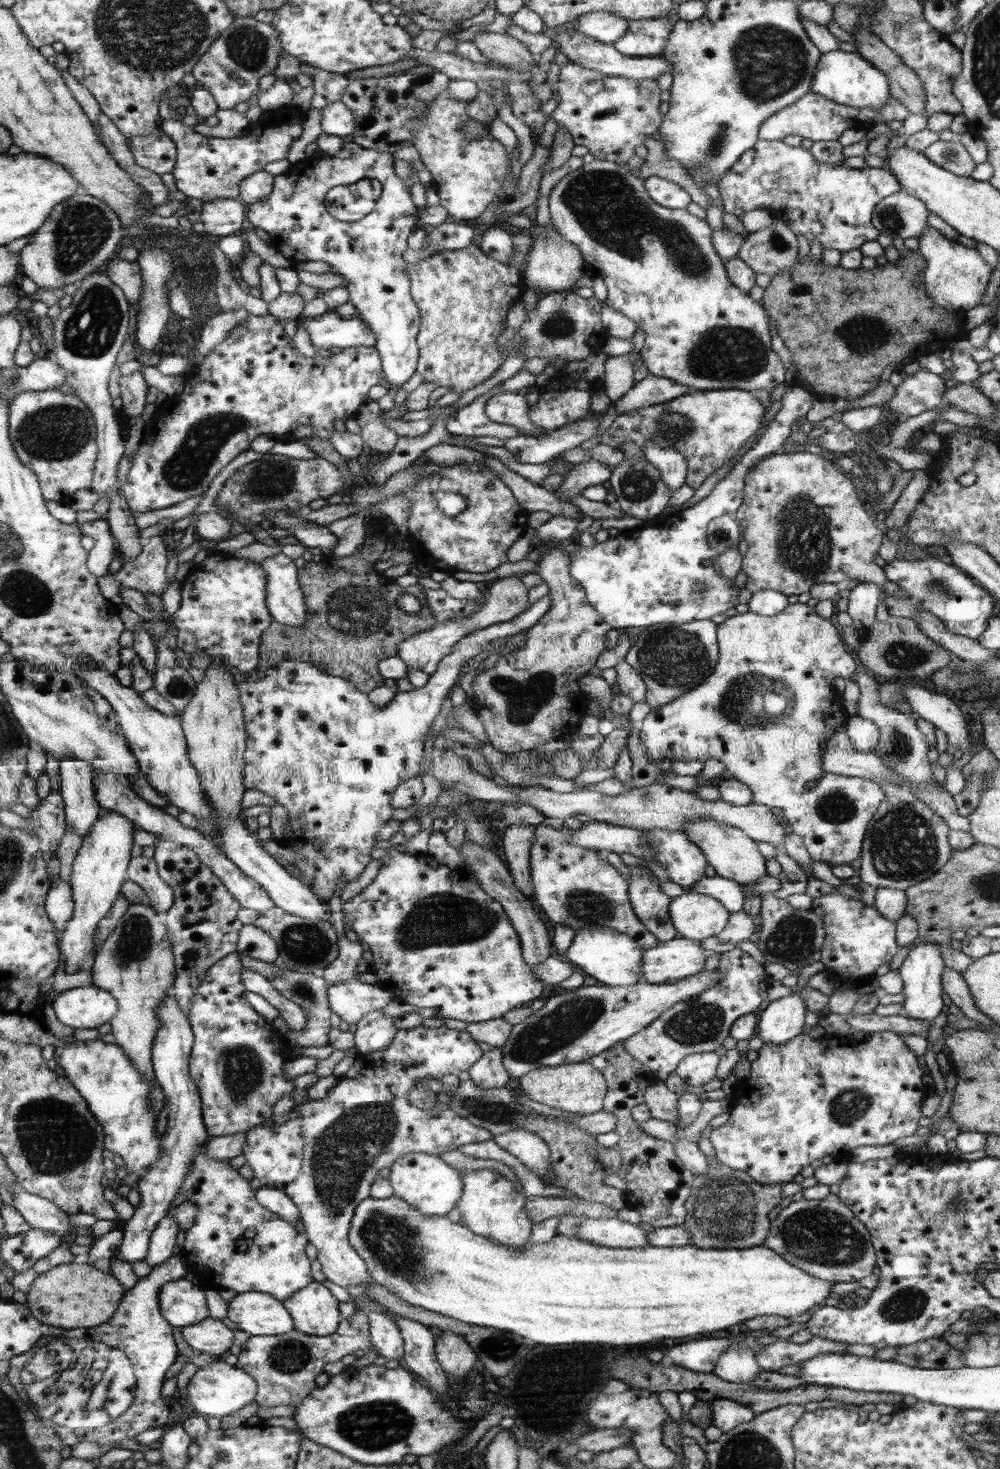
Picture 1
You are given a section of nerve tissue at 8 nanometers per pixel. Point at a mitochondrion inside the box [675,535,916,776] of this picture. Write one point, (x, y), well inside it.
(733, 705)

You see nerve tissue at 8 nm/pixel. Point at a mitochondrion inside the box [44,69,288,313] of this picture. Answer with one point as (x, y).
(79, 231)

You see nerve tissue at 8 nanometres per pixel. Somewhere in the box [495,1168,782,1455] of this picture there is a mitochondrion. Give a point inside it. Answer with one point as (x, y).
(727, 1209)

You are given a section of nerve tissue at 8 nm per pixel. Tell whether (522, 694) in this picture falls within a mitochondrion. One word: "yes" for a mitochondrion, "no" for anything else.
yes

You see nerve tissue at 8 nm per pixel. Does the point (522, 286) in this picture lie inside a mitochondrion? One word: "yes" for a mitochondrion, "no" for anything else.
no

